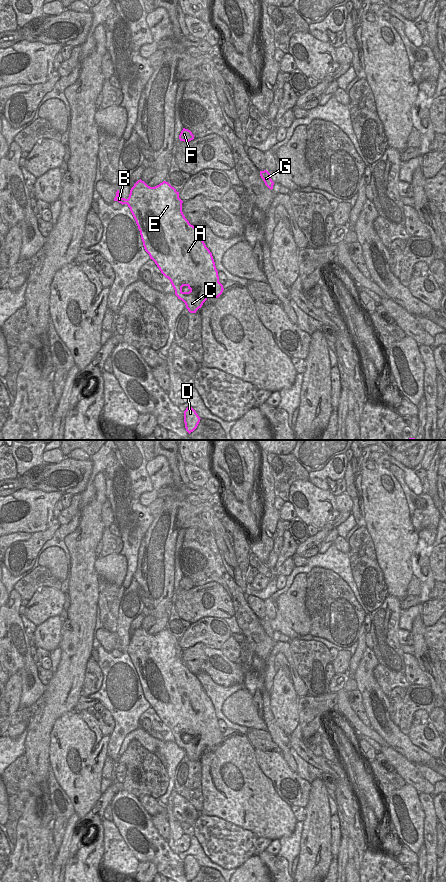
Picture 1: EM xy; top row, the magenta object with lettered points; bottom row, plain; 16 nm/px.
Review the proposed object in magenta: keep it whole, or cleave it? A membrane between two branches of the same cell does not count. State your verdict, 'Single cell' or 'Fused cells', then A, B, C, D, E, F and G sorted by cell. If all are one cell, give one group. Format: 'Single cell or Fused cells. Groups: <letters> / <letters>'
Single cell. Groups: A B C D E F G.

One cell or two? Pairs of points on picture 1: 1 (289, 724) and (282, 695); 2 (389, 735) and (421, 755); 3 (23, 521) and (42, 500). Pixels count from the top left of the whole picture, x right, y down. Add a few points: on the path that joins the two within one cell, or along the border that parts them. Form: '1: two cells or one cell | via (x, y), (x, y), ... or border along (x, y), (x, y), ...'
1: one cell | via (287, 717), (284, 702)
2: one cell | via (397, 740), (413, 753)
3: one cell | via (26, 516), (37, 505)

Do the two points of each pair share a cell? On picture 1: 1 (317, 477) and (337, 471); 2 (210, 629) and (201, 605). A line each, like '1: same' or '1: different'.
1: same
2: different

